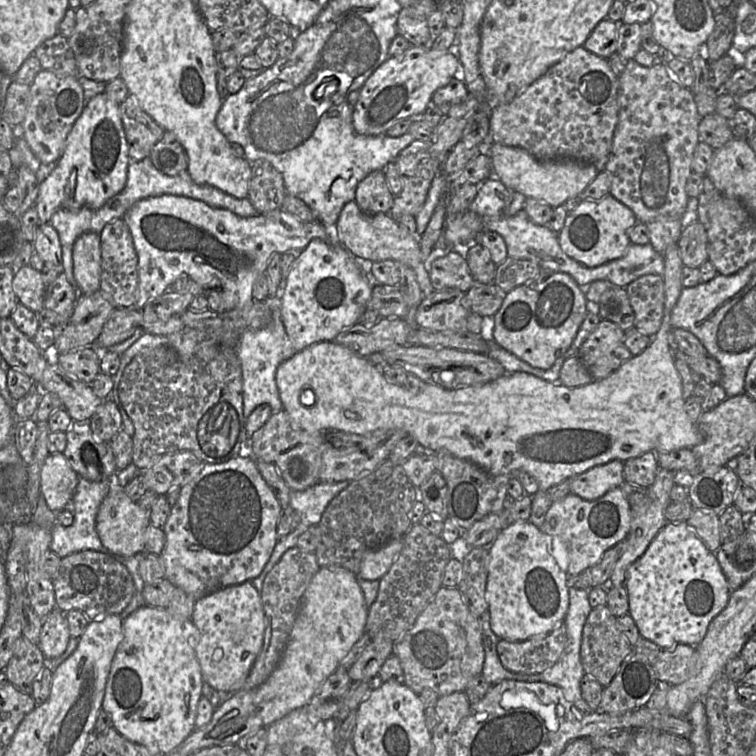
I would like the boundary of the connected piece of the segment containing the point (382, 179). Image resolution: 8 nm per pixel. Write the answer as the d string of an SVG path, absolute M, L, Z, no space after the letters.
M383 170L371 172L357 185L355 201L364 213L390 214L394 198Z

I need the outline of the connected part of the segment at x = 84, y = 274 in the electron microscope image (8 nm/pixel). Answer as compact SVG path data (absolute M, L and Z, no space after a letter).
M87 232L77 238L73 246L73 275L80 294L90 295L100 289L100 234Z

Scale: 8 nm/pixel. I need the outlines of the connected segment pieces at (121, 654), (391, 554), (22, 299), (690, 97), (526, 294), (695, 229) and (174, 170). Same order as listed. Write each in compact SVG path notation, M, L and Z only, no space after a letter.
M143 605L132 612L123 620L124 639L116 651L112 661L111 670L106 683L104 699L102 701L102 709L105 710L113 721L113 727L124 737L132 742L145 746L151 753L168 755L178 750L178 747L186 740L186 738L196 729L196 716L199 700L202 695L203 677L202 670L197 658L197 645L200 640L200 634L192 619L176 617L164 608Z
M396 538L376 550L367 551L362 559L358 578L379 581L389 571L402 548L403 539Z
M31 266L15 269L12 287L18 302L33 312L38 313L44 307L47 286L43 282L41 271Z
M633 58L629 59L618 80L618 123L605 166L605 171L610 173L609 193L628 206L638 222L647 223L658 216L682 216L689 200L686 183L692 173L694 151L699 142L698 127L702 118L697 111L694 95L690 88L675 79L662 61L645 67Z
M542 269L535 279L517 286L506 294L500 309L493 316L493 340L497 345L530 366L547 370L572 346L587 313L585 289L581 288L570 275L564 272Z
M696 221L681 232L678 240L680 257L685 266L699 268L708 260L708 238L704 226Z
M164 131L162 138L152 148L149 158L155 168L167 176L175 176L187 170L187 154L172 132Z

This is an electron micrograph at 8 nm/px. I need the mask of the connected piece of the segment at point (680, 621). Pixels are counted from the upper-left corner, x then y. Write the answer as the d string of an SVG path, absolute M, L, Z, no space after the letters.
M667 522L645 553L628 569L625 588L628 593L629 615L640 636L662 650L677 644L697 646L704 639L710 622L726 607L731 589L715 553L694 533L687 522Z

